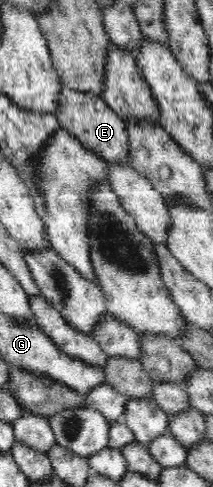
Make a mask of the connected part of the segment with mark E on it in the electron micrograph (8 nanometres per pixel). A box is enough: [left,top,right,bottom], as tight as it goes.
[55,87,130,164]

